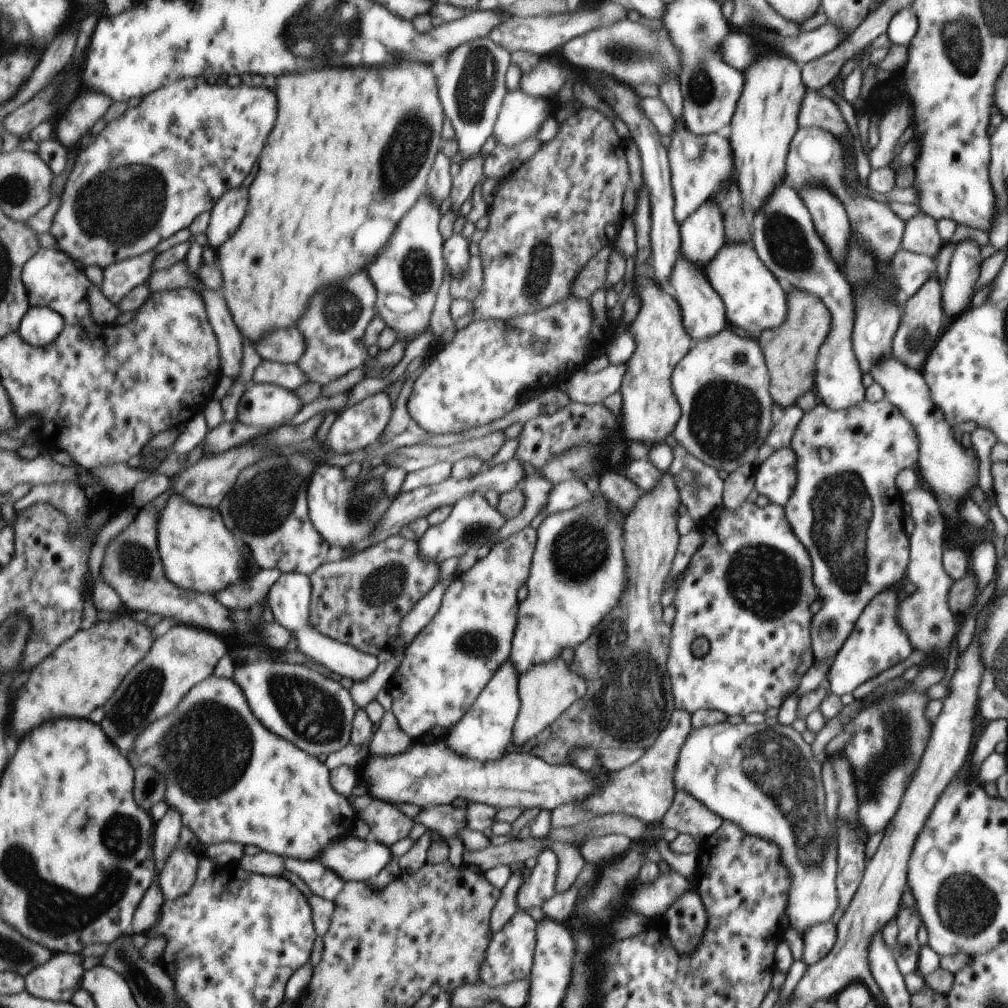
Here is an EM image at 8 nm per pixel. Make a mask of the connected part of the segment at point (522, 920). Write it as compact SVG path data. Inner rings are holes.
M516 910L501 929L495 932L495 940L491 940L491 952L487 952L487 964L483 964L483 983L493 988L493 986L502 987L504 984L530 978L536 946L535 921L527 913Z

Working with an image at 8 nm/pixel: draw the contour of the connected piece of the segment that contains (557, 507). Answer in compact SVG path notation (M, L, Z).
M569 479L553 485L547 494L547 504L543 506L546 513L554 513L570 508L575 508L579 504L587 504L595 492L589 492L585 487L584 480Z

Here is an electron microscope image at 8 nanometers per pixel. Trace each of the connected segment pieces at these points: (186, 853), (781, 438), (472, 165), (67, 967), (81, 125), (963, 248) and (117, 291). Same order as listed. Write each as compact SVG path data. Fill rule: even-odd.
M182 844L169 856L159 878L159 886L166 900L179 900L191 892L198 879L201 857L198 851Z
M796 404L785 406L785 408L778 407L777 405L772 407L770 413L771 430L765 440L765 446L758 450L756 461L758 464L767 458L769 454L773 454L773 451L788 446L791 434L793 434L793 430L795 430L795 426L797 426L802 413L802 410Z
M479 150L477 156L462 161L459 166L459 171L451 180L451 188L448 194L450 202L448 210L459 214L459 206L467 198L470 198L473 186L485 178L483 175L484 160L485 158L482 158L481 150Z
M55 953L47 964L27 974L26 990L42 999L71 1002L86 974L82 957L80 953Z
M81 92L81 96L71 104L71 108L65 112L63 120L59 122L57 134L65 146L77 144L83 134L87 134L99 118L105 116L105 112L111 106L111 98L97 94L97 92Z
M973 242L955 243L947 276L941 285L942 309L947 312L948 319L965 310L971 292L975 290L973 284L978 284L979 262L979 246Z
M154 249L143 256L113 264L111 268L104 270L105 282L101 284L101 292L105 293L113 304L120 306L120 302L124 301L130 290L148 282L152 272L155 271L153 264L157 256L159 252Z

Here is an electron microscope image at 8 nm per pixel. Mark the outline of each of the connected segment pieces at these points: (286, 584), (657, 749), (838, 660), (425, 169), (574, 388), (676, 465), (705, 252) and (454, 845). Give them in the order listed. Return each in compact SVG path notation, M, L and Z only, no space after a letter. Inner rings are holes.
M299 572L282 573L270 590L269 604L275 612L275 620L279 624L283 624L285 628L291 628L290 631L293 632L293 636L297 640L297 648L305 656L323 664L331 673L337 673L342 677L346 676L354 682L365 680L377 668L379 662L376 656L363 654L363 652L355 650L353 646L343 644L339 640L333 640L333 638L327 638L313 628L313 624L311 624L312 580L310 576Z
M674 708L663 730L659 732L651 746L644 750L643 756L638 758L637 762L618 771L610 771L611 778L607 780L607 784L603 788L599 788L599 792L595 792L595 796L591 796L591 800L587 800L586 803L565 804L565 806L550 810L550 828L575 826L583 820L589 822L595 816L617 813L627 814L633 818L637 817L645 824L658 825L667 812L676 791L673 786L673 778L671 778L673 776L671 770L675 766L677 752L683 746L690 728L689 712Z
M883 592L883 596L874 596L869 600L828 668L825 681L828 692L837 696L852 692L860 683L870 680L911 654L912 648L906 630L899 630L897 626L900 624L899 610L895 592Z
M397 60L397 64L385 64L381 70L369 72L363 68L323 68L323 70L311 70L305 74L295 76L283 76L279 84L279 120L275 124L275 132L271 134L271 140L267 142L267 152L263 152L263 160L259 162L257 178L251 186L251 208L243 220L243 228L219 248L216 254L217 263L223 272L223 294L227 300L227 306L233 314L233 320L241 334L251 340L259 342L265 334L271 334L283 326L297 326L303 314L309 310L309 302L313 294L317 294L321 288L331 286L335 280L345 280L355 276L355 272L364 270L382 252L383 246L393 234L395 224L401 220L417 202L417 198L426 190L426 176L433 166L433 158L437 154L437 146L441 142L441 107L437 102L438 84L429 70L431 64L421 62L405 62Z
M607 365L595 373L575 372L571 380L563 381L556 389L569 400L583 404L602 403L607 396L619 388L625 374L625 365Z
M676 442L676 444L671 446L670 449L673 458L671 458L668 472L674 477L679 495L682 496L683 506L685 506L685 510L687 510L687 514L691 516L691 520L693 520L695 525L698 526L707 514L711 514L713 510L717 510L717 508L722 506L722 479L719 478L717 471L714 468L711 468L710 466L703 464L700 460L693 458L693 456L691 456L691 454L689 454L689 452L679 444L679 442Z
M708 199L705 200L704 204L697 211L691 212L685 220L678 223L680 252L687 262L695 262L701 268L705 268L705 264L709 264L709 260L713 260L713 254L719 252L719 246L724 244L725 238L722 215L720 204L715 202L715 200Z
M453 804L425 806L419 810L413 822L421 823L430 831L435 831L439 839L445 841L448 847L447 860L455 868L463 865L461 860L464 846L457 834L467 830L465 826L465 808L453 807Z

